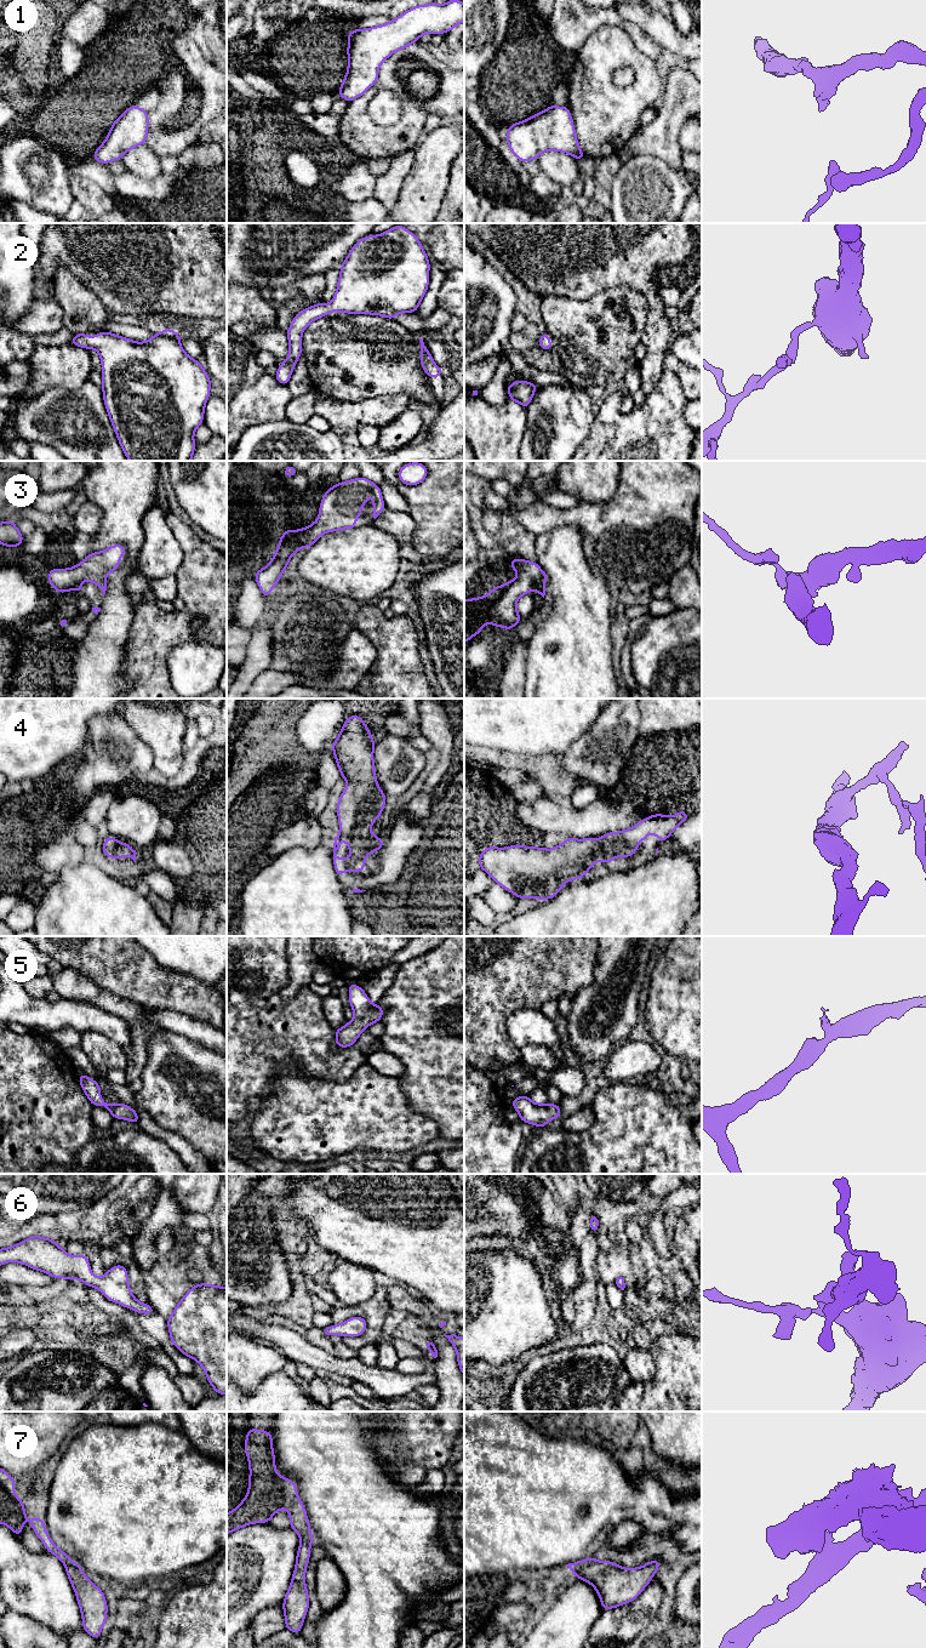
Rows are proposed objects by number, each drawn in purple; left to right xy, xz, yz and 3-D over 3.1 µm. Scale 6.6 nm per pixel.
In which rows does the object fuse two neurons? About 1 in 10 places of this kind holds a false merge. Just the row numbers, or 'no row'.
no row

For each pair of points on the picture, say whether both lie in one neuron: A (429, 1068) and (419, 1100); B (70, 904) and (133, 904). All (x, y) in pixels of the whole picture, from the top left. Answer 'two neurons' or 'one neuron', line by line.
A: one neuron
B: one neuron

